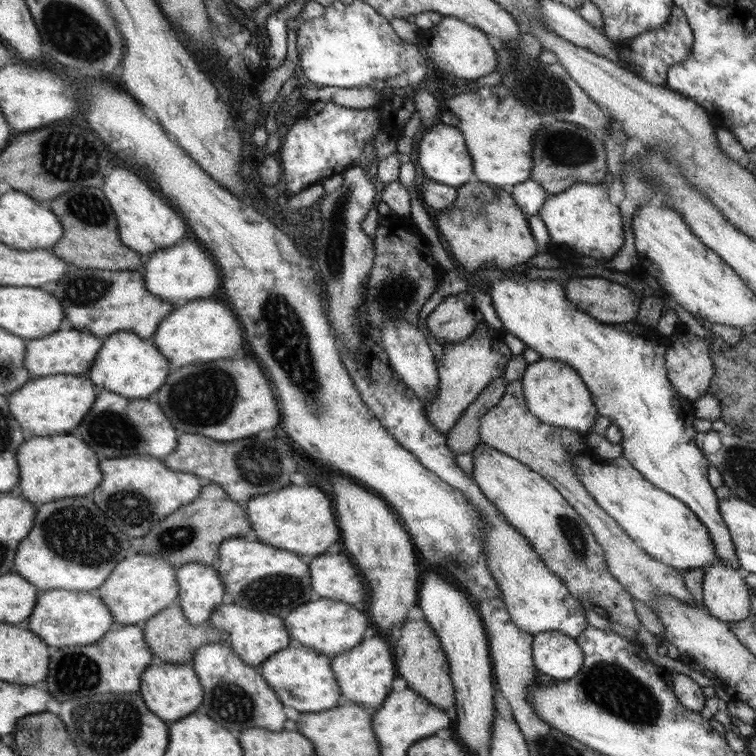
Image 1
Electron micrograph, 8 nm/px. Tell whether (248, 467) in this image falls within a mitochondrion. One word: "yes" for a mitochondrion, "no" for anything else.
yes

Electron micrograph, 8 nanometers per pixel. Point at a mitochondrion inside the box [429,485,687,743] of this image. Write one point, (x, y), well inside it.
(609, 685)

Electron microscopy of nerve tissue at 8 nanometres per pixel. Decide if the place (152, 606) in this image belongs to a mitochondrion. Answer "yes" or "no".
no

